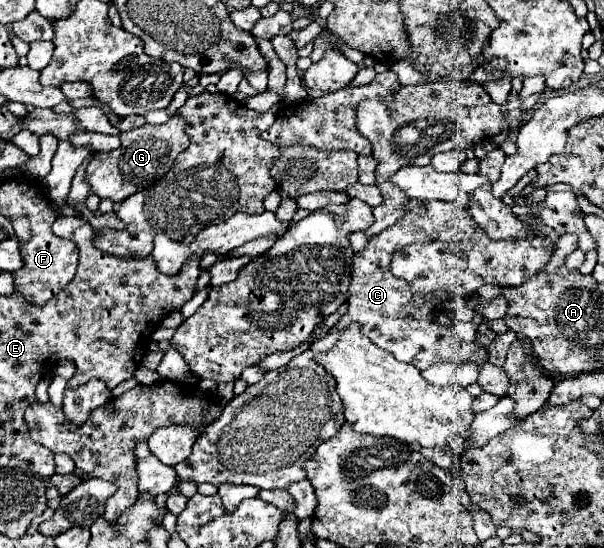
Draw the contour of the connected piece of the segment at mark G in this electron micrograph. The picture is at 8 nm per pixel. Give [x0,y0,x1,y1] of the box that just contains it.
[87,114,189,204]

